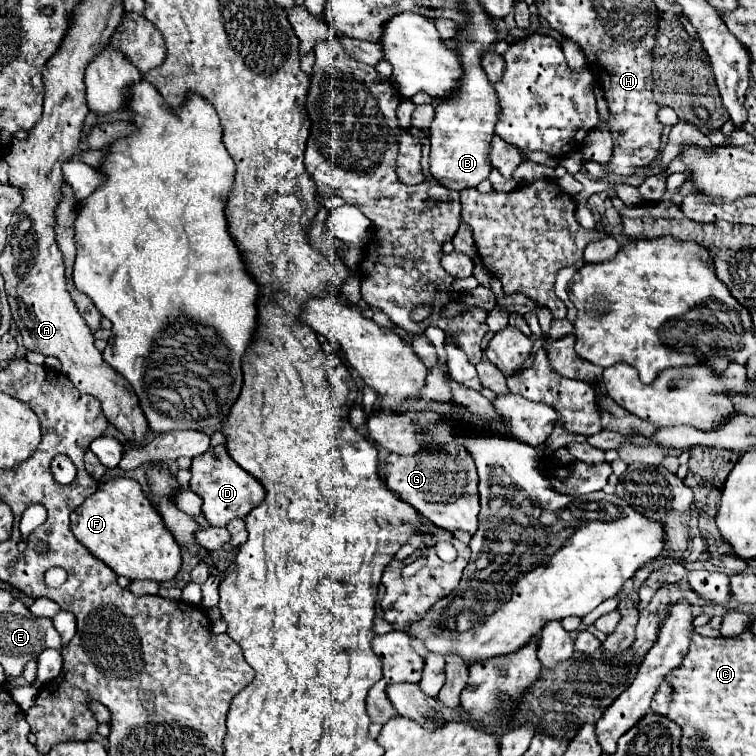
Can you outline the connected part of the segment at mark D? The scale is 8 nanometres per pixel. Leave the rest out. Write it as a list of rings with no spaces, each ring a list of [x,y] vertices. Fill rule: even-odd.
[[[219,444],[193,458],[189,490],[203,498],[203,516],[213,526],[225,526],[233,518],[245,518],[255,506],[263,502],[263,486],[227,454],[225,444]]]

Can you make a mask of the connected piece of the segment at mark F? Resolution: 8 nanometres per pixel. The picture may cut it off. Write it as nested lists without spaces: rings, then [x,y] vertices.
[[[113,478],[105,484],[99,484],[97,492],[89,496],[77,510],[71,514],[71,532],[73,536],[99,560],[103,560],[115,574],[125,576],[129,580],[171,580],[181,568],[181,548],[175,538],[169,536],[169,530],[163,526],[163,518],[155,510],[155,506],[143,494],[139,482],[131,478]]]

